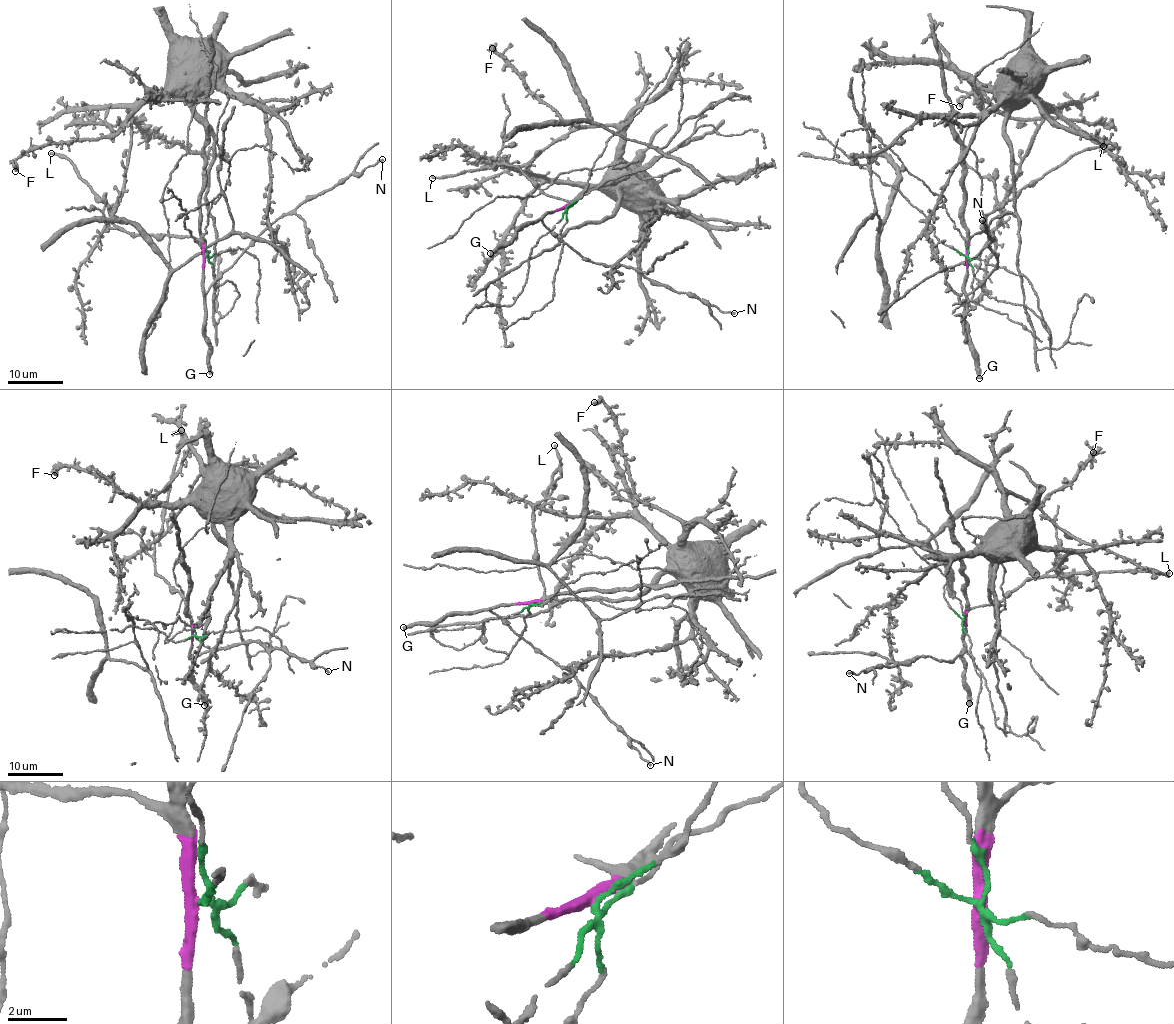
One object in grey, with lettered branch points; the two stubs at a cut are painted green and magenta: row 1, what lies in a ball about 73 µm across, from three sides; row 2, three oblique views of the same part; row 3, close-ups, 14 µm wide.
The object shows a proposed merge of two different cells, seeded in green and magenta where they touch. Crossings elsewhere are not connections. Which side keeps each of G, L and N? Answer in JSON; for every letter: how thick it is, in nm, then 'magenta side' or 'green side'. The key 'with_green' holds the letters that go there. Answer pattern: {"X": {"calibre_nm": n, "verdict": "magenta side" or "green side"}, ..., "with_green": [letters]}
{"G": {"calibre_nm": 500, "verdict": "magenta side"}, "L": {"calibre_nm": 260, "verdict": "magenta side"}, "N": {"calibre_nm": 240, "verdict": "magenta side"}, "with_green": []}

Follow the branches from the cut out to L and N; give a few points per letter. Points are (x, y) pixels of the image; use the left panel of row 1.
L: (204, 257), (204, 248), (195, 238), (116, 228), (106, 205), (95, 201), (72, 163), (51, 153)
N: (204, 257), (203, 292), (207, 293), (218, 275), (278, 220), (383, 158)

